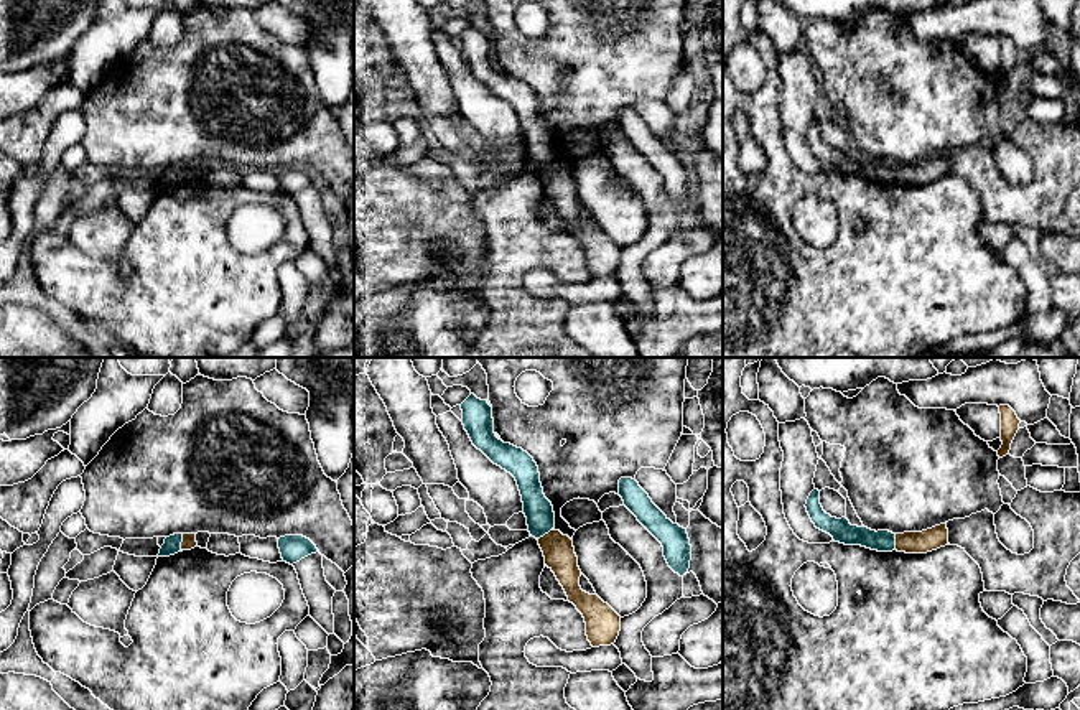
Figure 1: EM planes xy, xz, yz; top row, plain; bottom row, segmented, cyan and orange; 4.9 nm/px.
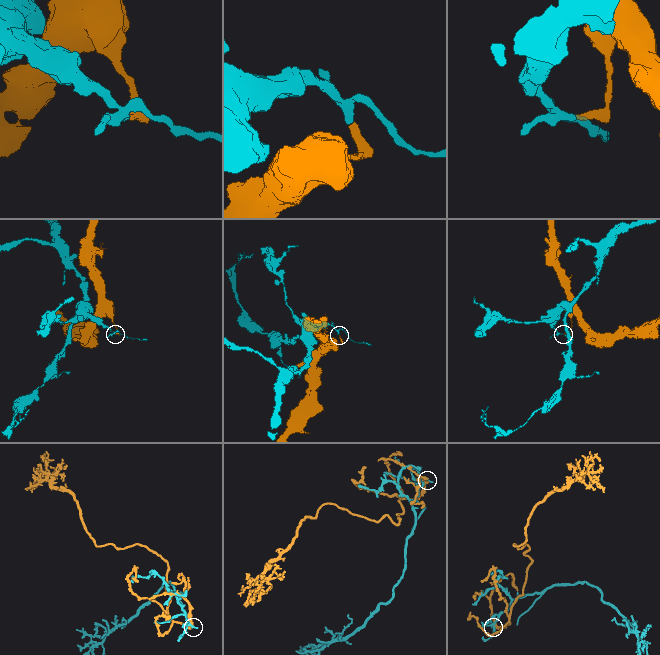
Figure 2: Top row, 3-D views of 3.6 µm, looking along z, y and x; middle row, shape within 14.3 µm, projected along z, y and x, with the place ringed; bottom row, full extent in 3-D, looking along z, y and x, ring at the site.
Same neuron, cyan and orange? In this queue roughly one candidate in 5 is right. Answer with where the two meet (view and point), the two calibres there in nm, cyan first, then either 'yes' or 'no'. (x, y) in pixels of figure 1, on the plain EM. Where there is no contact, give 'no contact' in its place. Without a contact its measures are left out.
xy (181, 172) | 90/70 nm | no

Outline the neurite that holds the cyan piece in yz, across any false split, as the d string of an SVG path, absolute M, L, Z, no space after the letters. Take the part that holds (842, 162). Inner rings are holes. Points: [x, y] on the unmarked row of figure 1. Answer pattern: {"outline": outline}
{"outline": "M813 120L807 130L807 143L817 160L830 165L835 173L845 176L861 176L878 183L896 181L896 165L889 161L871 161L851 156L846 148L836 150L826 145L820 135L820 122Z"}

